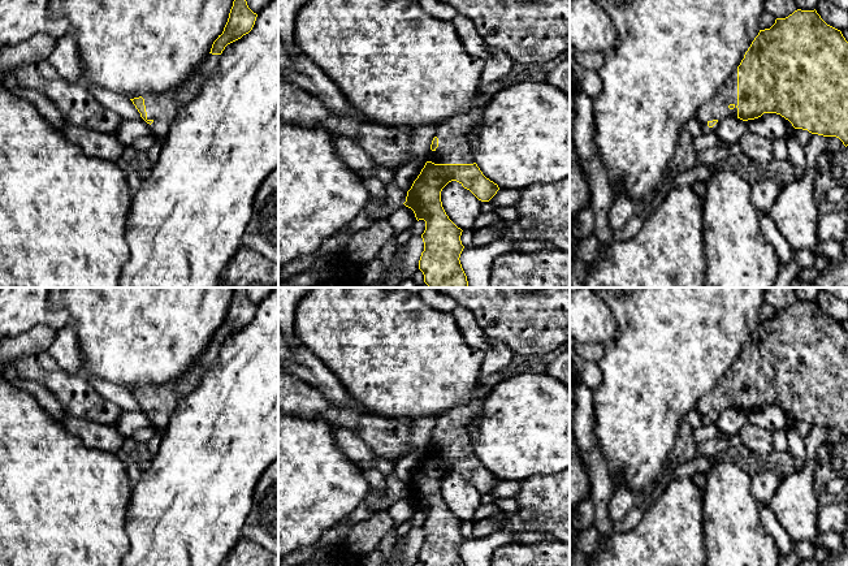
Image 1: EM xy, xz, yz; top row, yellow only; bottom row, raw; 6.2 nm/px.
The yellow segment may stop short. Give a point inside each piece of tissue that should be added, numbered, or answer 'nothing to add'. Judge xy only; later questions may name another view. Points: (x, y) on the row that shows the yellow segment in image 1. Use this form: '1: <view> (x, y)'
1: xy (163, 108)

